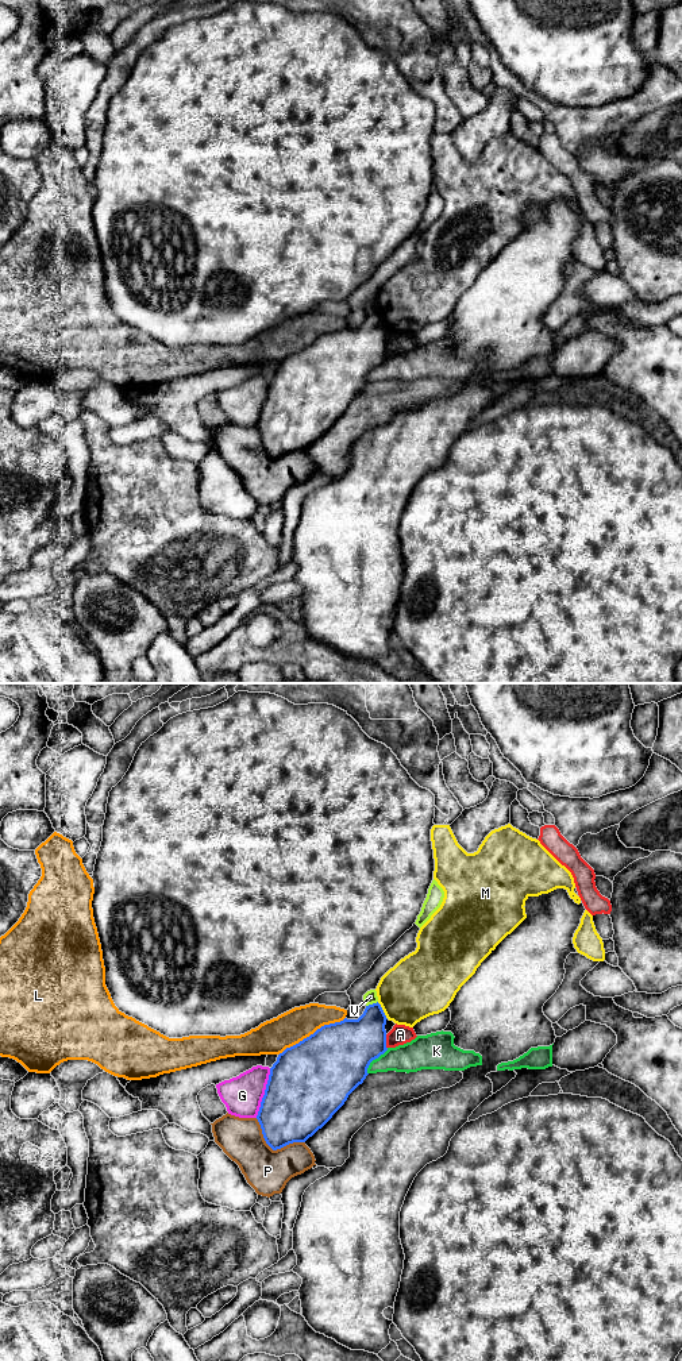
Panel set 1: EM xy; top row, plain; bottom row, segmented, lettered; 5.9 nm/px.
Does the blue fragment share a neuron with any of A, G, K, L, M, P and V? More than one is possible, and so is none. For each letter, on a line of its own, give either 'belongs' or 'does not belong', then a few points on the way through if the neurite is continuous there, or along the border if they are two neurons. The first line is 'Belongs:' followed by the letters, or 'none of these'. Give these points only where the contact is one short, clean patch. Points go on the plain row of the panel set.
Belongs: none of these
A: does not belong
G: does not belong
K: does not belong
L: does not belong
M: does not belong
P: does not belong
V: does not belong | along xy (377, 309), (366, 315)

